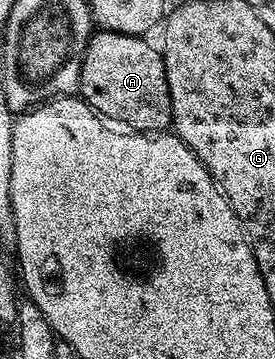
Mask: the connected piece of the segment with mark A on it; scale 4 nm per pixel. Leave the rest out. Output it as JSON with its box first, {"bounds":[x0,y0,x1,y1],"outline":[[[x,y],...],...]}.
{"bounds":[80,29,173,133],"outline":[[[97,29],[89,37],[81,62],[80,98],[106,120],[138,133],[169,131],[173,125],[165,57],[149,41],[140,35]]]}

